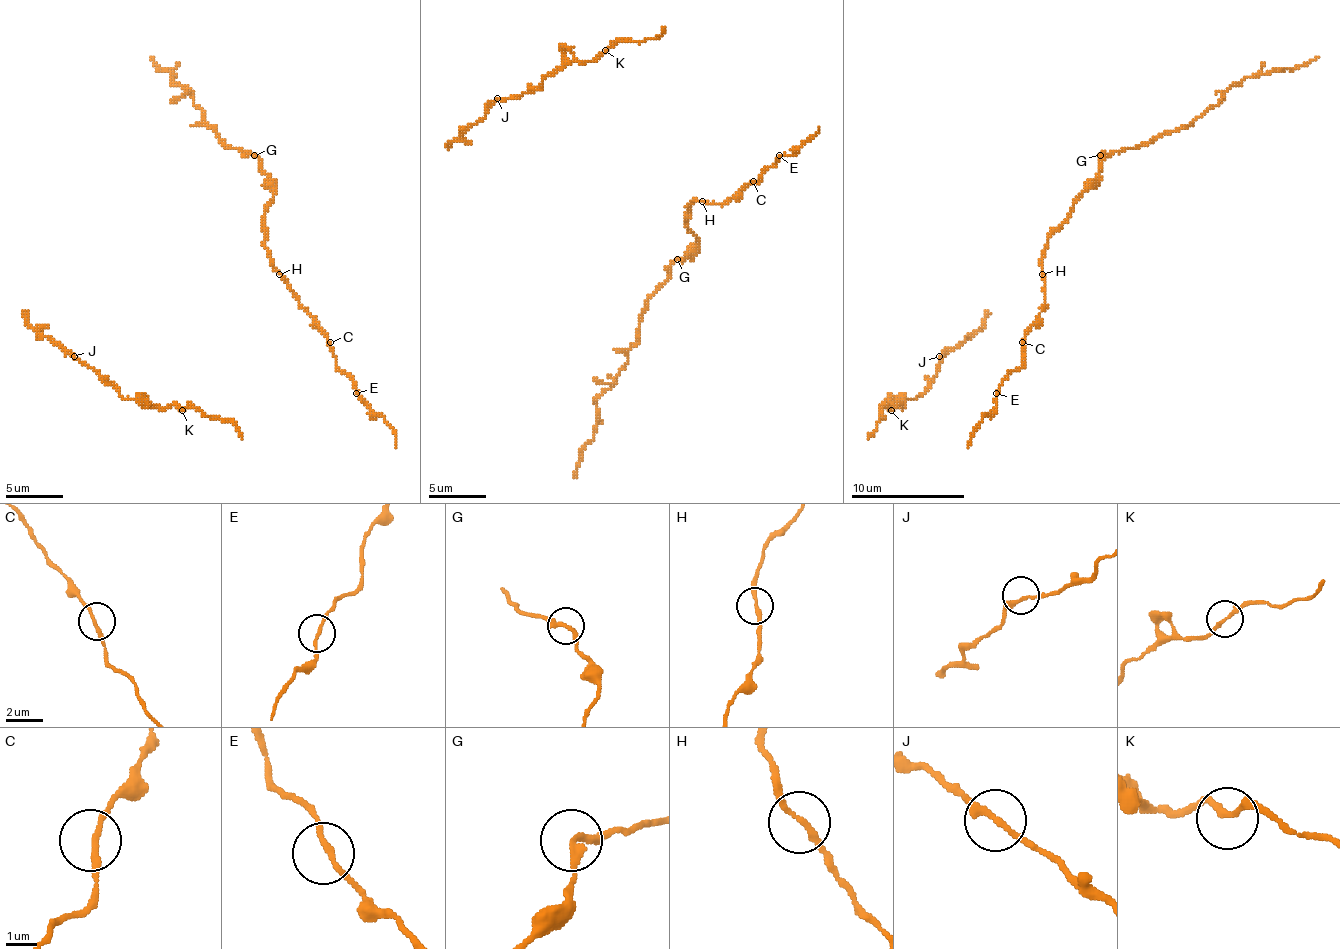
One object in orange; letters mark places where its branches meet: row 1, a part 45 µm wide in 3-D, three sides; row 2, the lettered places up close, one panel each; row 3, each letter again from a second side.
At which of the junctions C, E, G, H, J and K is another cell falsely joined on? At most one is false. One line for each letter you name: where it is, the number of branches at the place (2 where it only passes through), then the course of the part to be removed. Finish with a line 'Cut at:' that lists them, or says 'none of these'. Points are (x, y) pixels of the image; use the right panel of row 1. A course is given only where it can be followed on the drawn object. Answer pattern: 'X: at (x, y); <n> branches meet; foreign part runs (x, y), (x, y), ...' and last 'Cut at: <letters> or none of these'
Cut at: none of these

